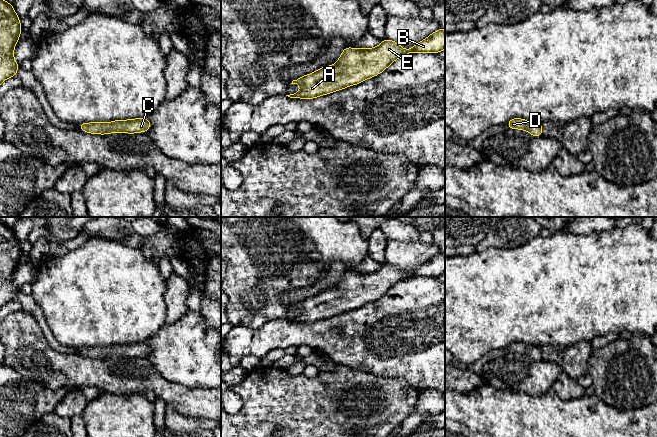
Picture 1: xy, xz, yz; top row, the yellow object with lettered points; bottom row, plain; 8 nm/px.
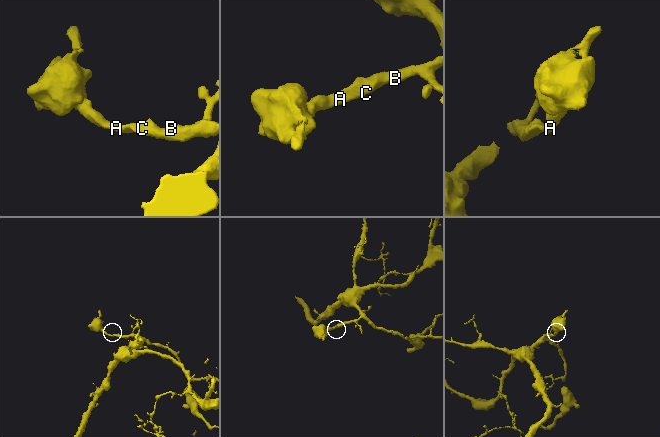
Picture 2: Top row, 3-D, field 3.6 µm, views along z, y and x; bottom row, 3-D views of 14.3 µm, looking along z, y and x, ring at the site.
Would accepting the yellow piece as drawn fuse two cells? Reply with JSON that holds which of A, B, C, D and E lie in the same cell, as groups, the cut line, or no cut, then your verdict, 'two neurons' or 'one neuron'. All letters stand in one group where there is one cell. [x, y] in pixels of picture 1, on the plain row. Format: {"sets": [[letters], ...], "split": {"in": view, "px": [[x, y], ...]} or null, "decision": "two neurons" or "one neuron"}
{"sets": [["A", "B", "C", "D", "E"]], "split": null, "decision": "one neuron"}

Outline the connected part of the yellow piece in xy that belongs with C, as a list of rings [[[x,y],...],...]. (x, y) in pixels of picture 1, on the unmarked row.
[[[138,342],[131,344],[117,344],[109,347],[80,347],[79,353],[91,357],[91,358],[109,358],[113,356],[122,357],[138,357],[146,356],[151,351],[151,347],[148,342]]]

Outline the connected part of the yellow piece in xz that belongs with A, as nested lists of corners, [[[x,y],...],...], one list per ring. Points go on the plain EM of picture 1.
[[[438,253],[408,274],[388,263],[384,263],[379,270],[370,273],[346,271],[335,289],[324,290],[312,298],[293,304],[291,308],[300,309],[302,314],[286,320],[313,323],[374,301],[397,282],[407,278],[417,276],[438,278],[444,272],[445,253]]]

